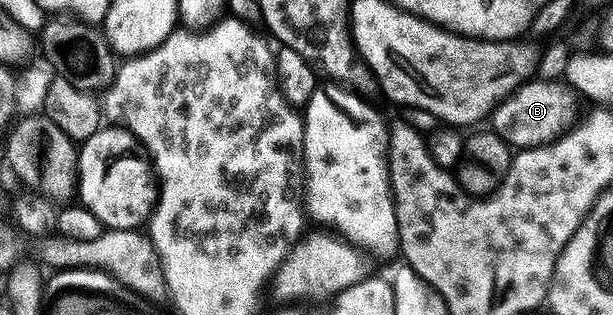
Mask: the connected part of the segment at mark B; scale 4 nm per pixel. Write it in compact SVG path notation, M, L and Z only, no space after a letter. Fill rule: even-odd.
M529 81L522 84L516 91L510 92L493 109L490 127L513 149L541 147L547 143L553 143L559 135L564 134L573 123L577 122L576 102L578 102L578 96L567 82Z

